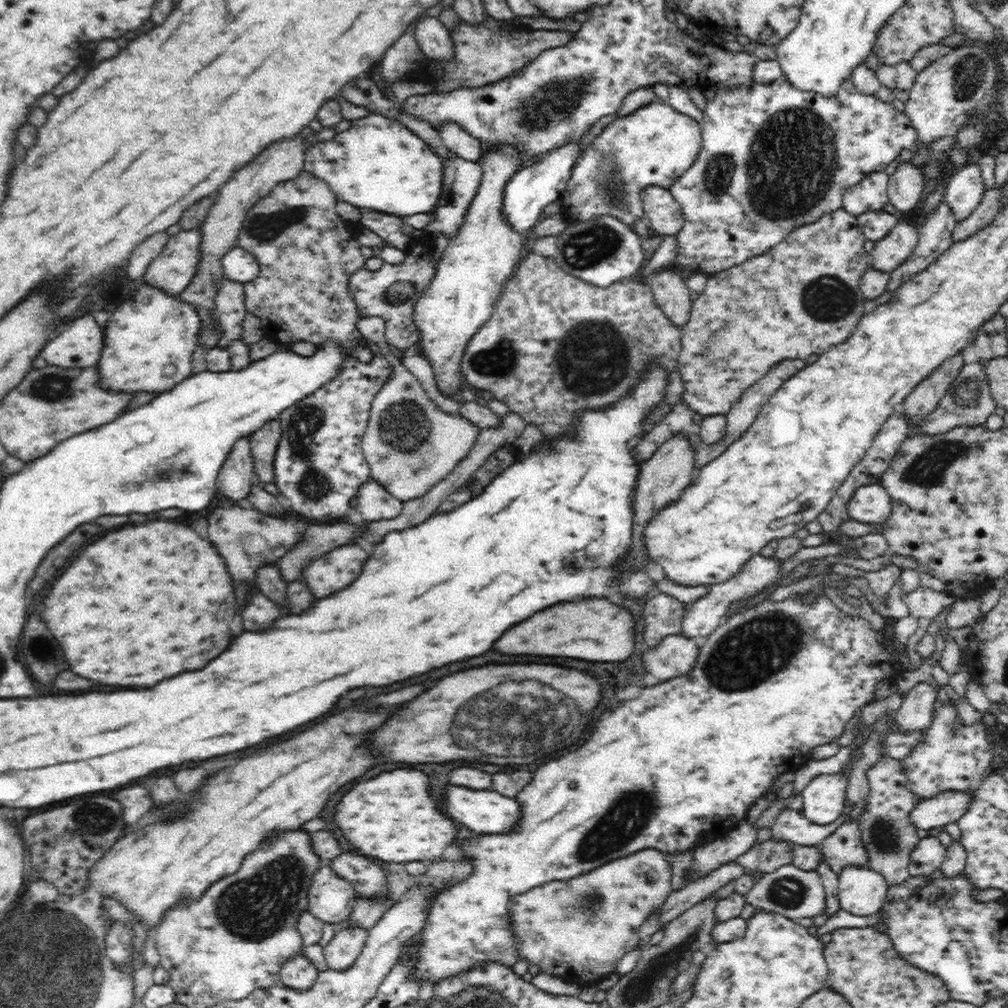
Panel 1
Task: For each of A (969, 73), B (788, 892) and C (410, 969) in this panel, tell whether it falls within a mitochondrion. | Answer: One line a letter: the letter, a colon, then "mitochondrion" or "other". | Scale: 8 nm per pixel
A: mitochondrion
B: mitochondrion
C: other

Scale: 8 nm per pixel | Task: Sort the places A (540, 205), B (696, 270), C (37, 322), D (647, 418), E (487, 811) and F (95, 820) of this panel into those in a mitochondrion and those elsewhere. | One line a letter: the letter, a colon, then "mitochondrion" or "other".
A: other
B: other
C: other
D: other
E: other
F: mitochondrion

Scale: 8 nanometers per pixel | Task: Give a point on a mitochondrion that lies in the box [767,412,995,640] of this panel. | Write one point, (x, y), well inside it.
(929, 469)

